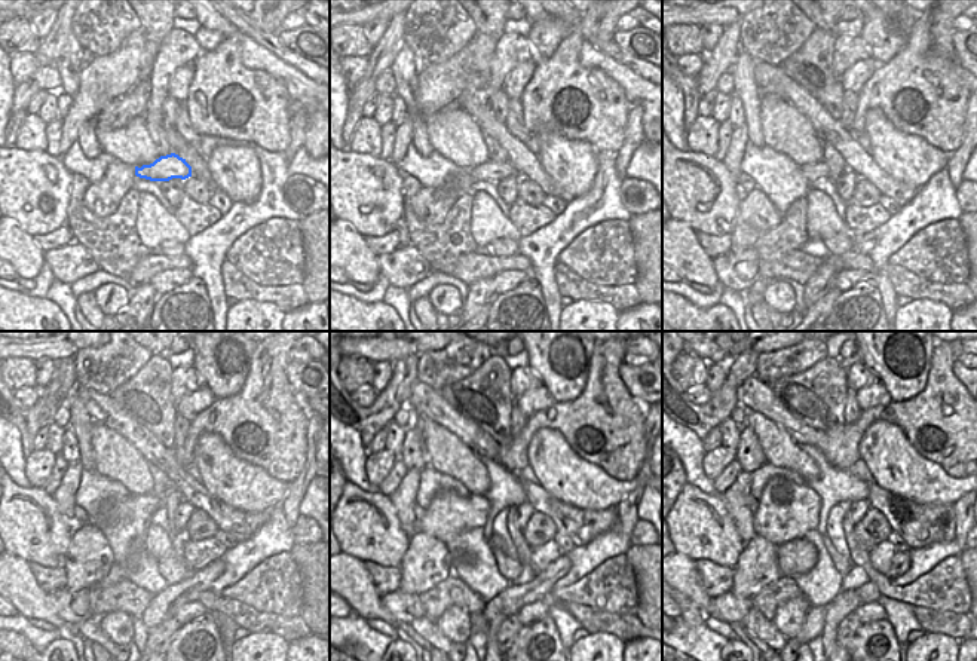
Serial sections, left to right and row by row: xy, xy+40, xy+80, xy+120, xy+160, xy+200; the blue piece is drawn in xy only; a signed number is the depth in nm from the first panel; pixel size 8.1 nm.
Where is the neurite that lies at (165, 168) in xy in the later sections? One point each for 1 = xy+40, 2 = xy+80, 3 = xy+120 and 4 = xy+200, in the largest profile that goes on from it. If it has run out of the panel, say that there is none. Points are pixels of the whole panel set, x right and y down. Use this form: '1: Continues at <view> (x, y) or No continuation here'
1: Continues at xy+40 (490, 171)
2: Continues at xy+80 (820, 171)
3: Continues at xy+120 (149, 504)
4: Continues at xy+200 (787, 510).

